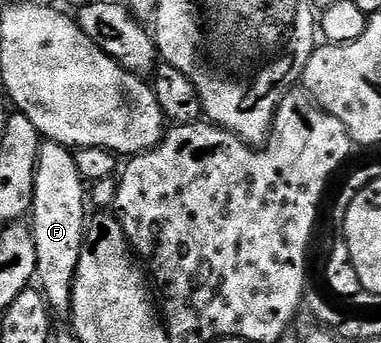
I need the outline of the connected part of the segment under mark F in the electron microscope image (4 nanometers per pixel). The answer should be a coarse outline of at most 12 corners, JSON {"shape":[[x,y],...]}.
{"shape":[[41,141],[30,229],[35,281],[72,313],[86,229],[75,153]]}

